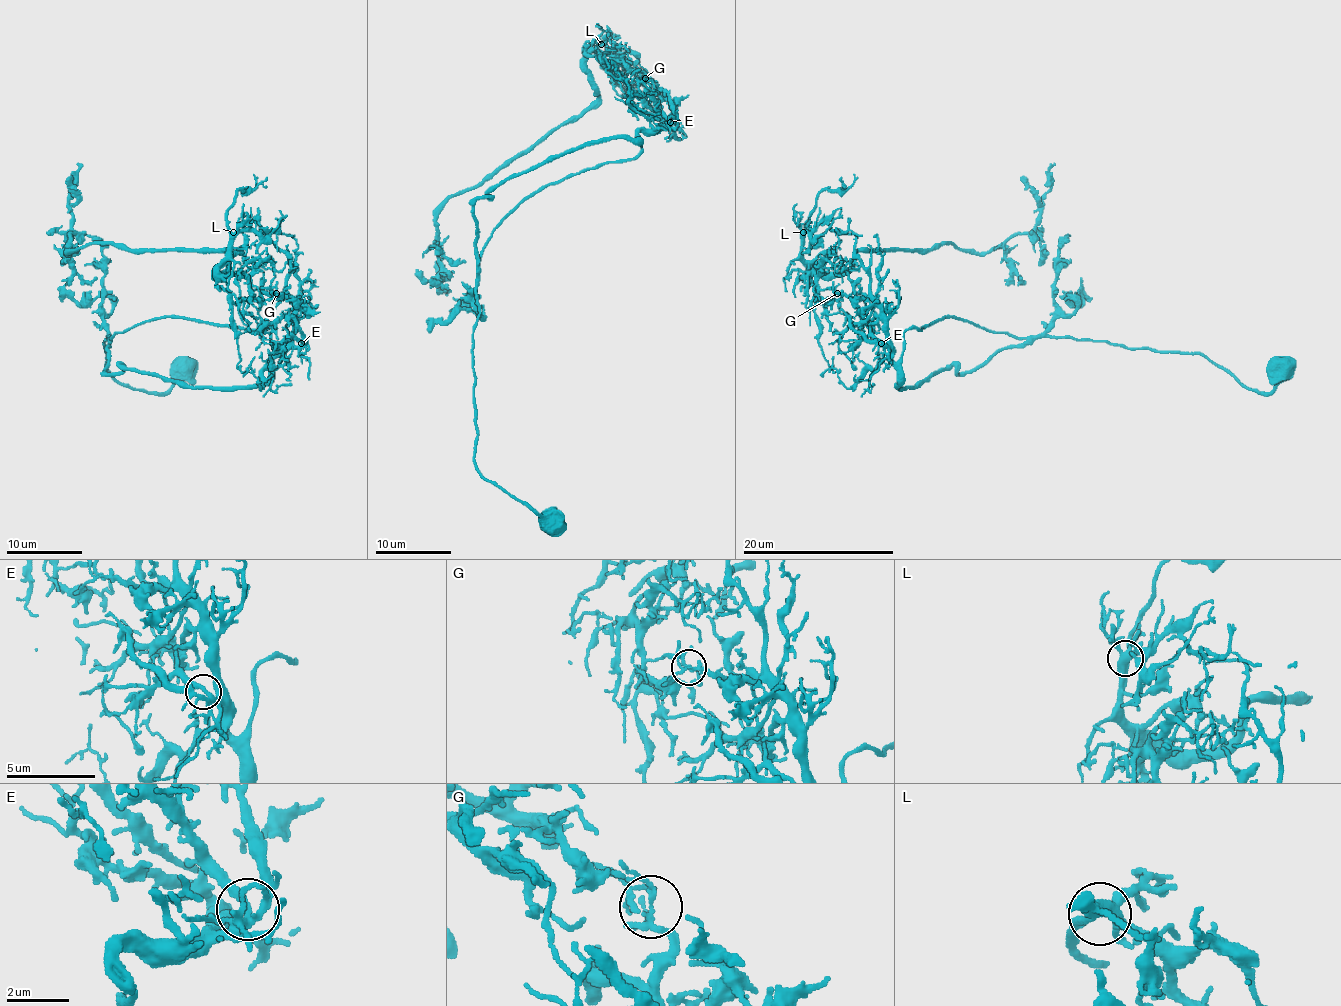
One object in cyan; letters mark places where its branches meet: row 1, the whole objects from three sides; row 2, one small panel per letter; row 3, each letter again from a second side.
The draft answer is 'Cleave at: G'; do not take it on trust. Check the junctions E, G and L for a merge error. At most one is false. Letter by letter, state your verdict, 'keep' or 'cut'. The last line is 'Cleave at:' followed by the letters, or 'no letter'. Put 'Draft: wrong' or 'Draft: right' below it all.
E: keep
G: cut
L: keep
Cleave at: G
Draft: right

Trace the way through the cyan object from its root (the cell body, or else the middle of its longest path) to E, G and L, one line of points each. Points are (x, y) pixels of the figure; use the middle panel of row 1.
E: (552, 517), (474, 464), (478, 259), (522, 202), (632, 160), (639, 131), (670, 122)
G: (552, 517), (474, 464), (478, 259), (527, 198), (639, 152), (637, 133), (662, 124), (645, 78)
L: (552, 517), (474, 464), (476, 274), (522, 202), (632, 160), (637, 133), (662, 124), (649, 86), (601, 44)

